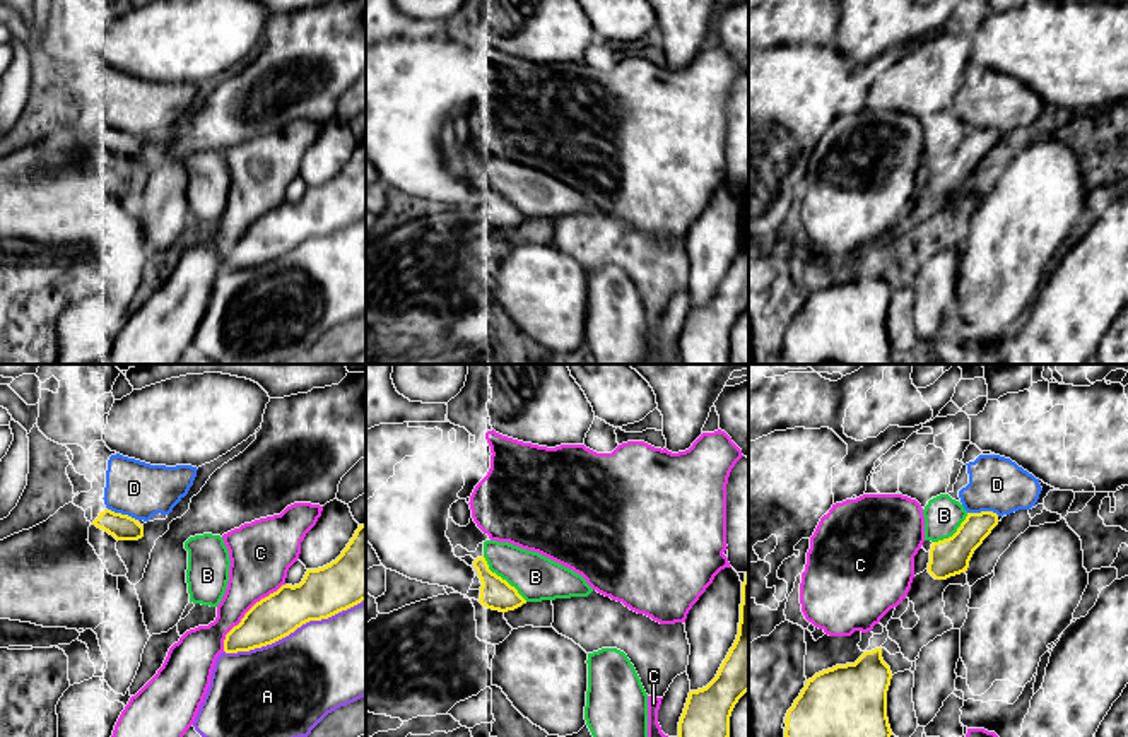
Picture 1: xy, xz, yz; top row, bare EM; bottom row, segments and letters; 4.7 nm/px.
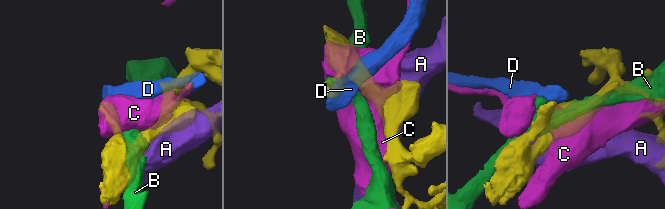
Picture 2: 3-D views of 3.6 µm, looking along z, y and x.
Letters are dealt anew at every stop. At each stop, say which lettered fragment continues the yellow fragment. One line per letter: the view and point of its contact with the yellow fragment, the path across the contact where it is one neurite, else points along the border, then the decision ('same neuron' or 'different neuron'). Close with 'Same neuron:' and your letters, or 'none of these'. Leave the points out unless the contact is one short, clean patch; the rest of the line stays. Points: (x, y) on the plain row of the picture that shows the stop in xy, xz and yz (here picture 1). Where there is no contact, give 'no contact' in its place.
A: meets yellow in xy at (294, 247); different neuron
B: meets yellow in xz at (501, 195); different neuron
C: meets yellow in xy at (246, 229); different neuron
D: meets yellow in yz at (983, 129); different neuron
Same neuron: none of these

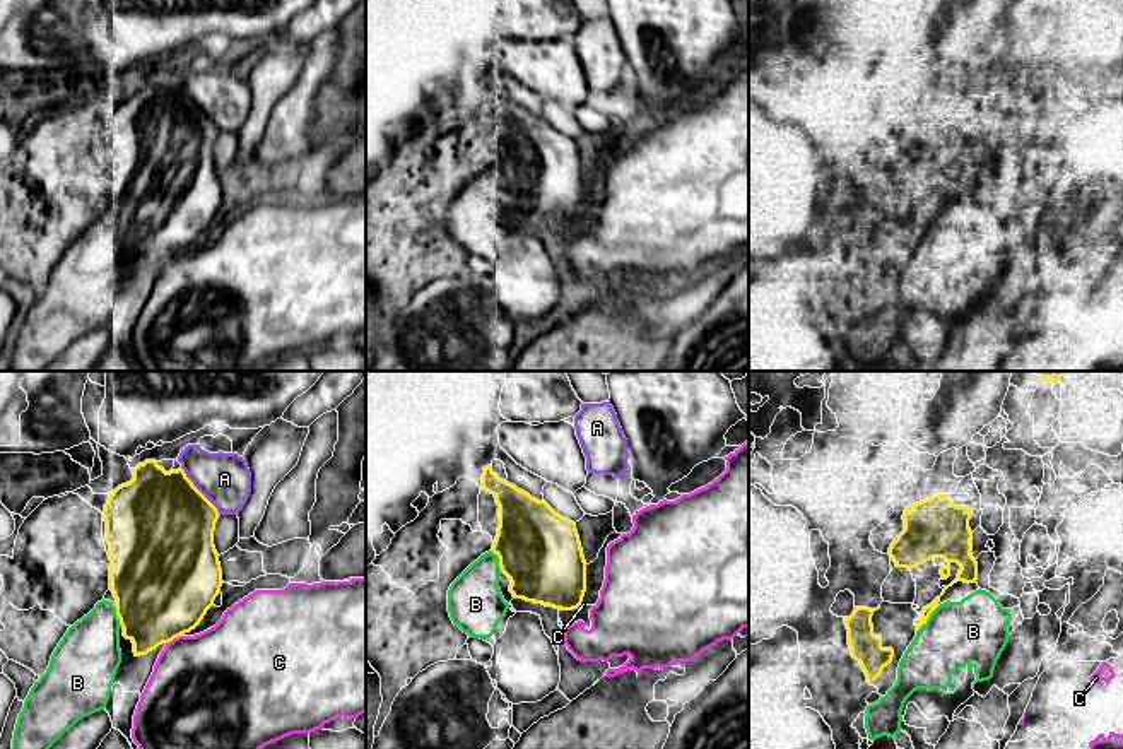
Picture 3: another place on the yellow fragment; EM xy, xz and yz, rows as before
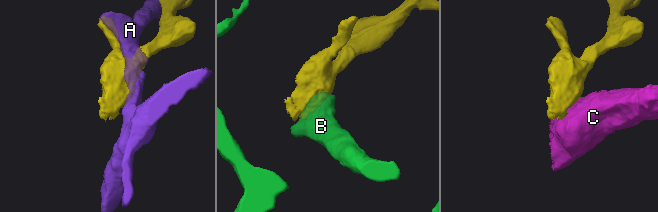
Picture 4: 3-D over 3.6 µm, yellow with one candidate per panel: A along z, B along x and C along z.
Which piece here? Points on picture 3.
A: meets yellow in xy at (199, 108); different neuron
B: meets yellow in yz at (927, 236); same neuron
C: meets yellow in xy at (173, 255); different neuron
Same neuron: B

